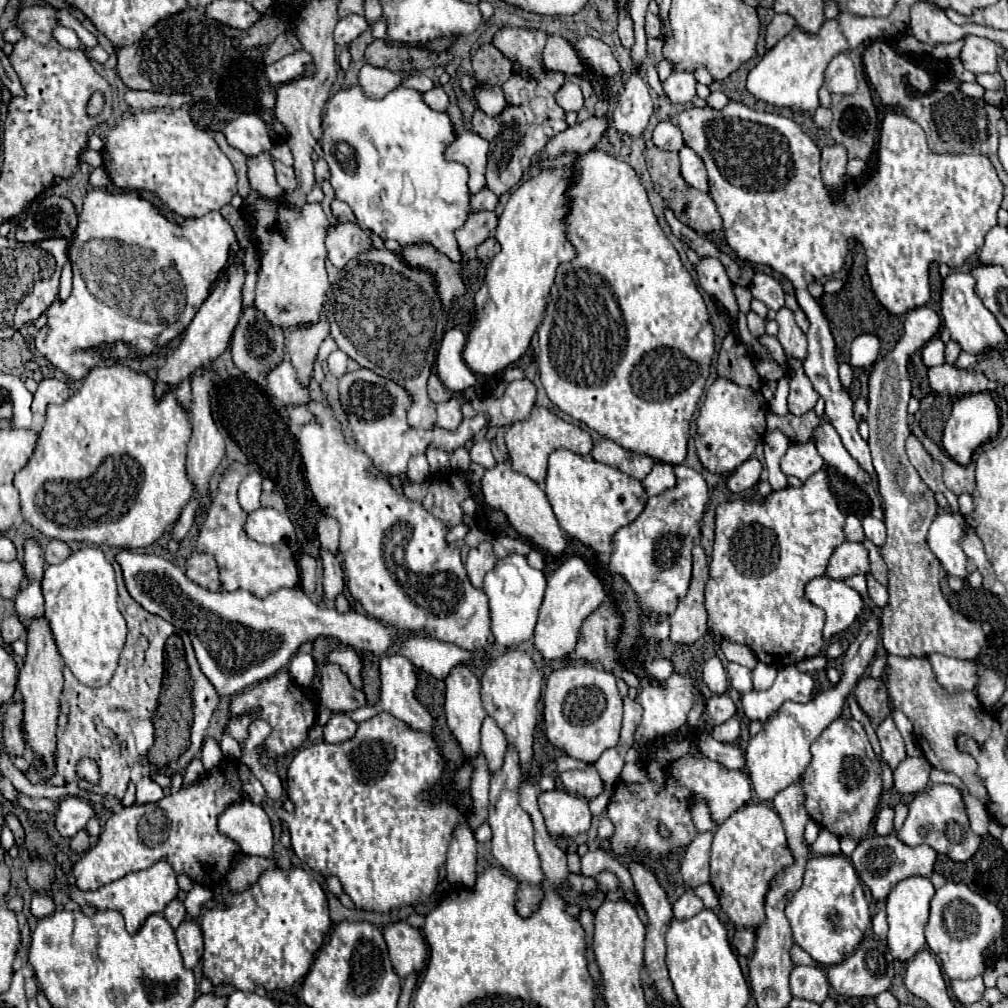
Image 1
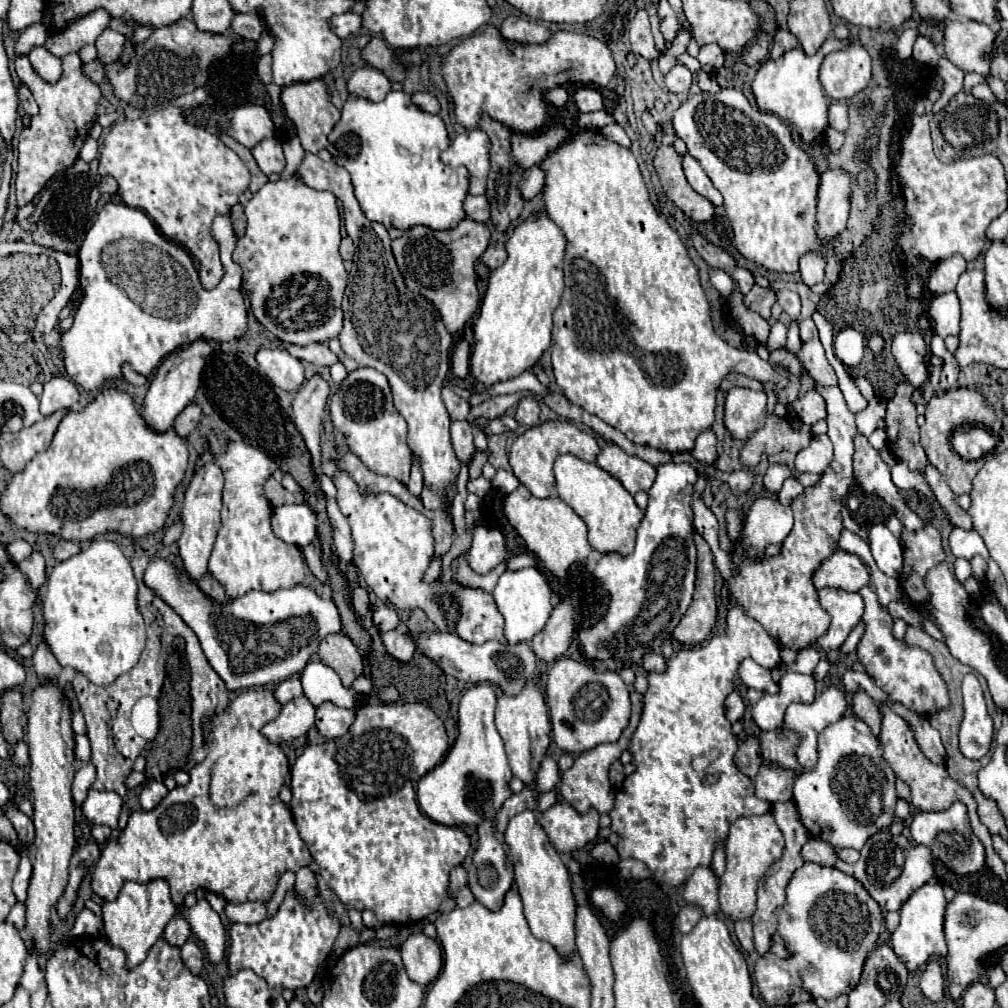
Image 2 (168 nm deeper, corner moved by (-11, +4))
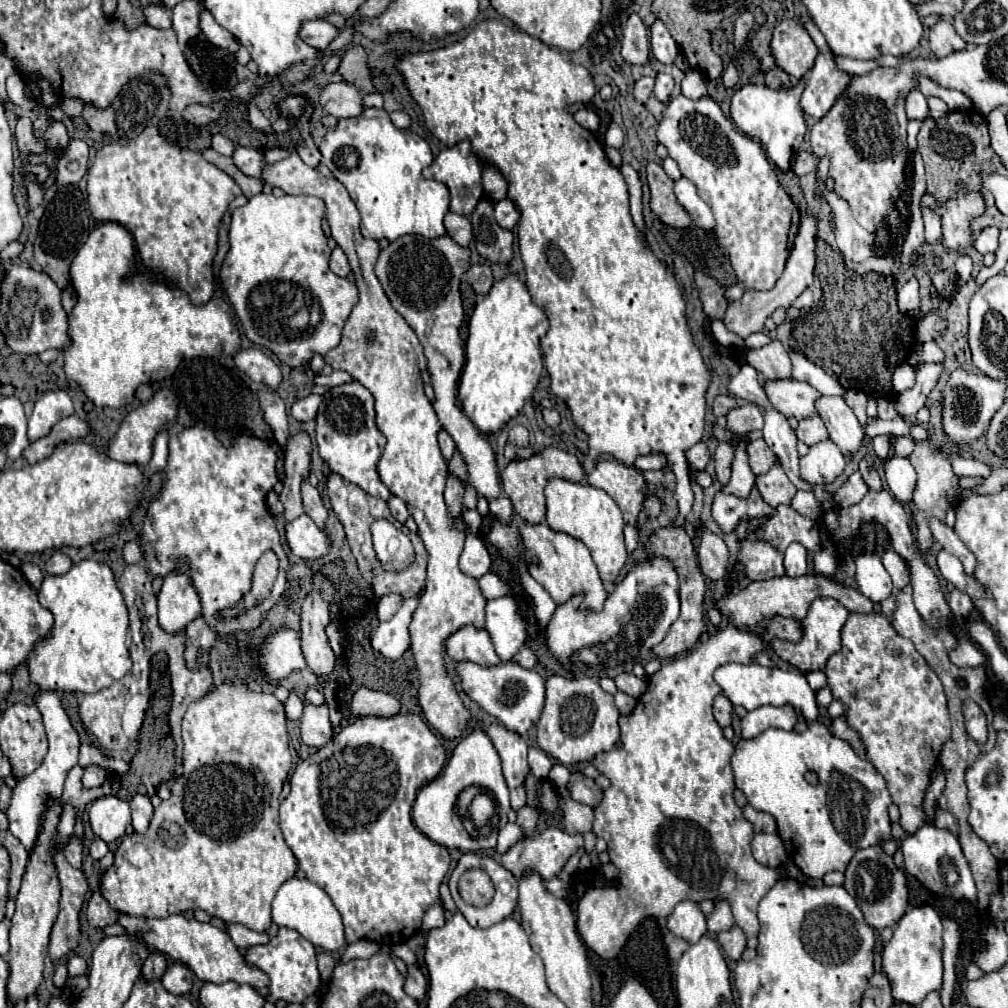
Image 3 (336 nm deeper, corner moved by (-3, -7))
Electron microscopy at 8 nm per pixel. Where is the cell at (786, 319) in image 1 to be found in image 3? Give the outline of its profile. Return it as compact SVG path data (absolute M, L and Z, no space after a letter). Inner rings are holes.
M820 397L816 409L826 423L830 439L840 447L842 455L854 455L862 447L864 429L842 397Z

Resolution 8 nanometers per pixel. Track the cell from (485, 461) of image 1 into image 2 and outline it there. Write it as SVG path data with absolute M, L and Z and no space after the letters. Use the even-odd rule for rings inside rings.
M498 470L494 480L492 480L494 488L500 488L502 492L512 492L518 488L518 478L512 474L512 472L506 472L506 470Z

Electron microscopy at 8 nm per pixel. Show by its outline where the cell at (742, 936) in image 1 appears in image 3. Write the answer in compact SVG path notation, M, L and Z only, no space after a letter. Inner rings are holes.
M732 927L728 931L718 933L718 943L722 945L724 953L730 959L738 961L740 955L742 955L742 951L746 949L746 935L744 935L744 931L740 931L740 927Z

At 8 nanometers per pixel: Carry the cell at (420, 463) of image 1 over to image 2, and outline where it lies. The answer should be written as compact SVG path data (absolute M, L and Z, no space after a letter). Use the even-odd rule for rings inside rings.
M414 460L414 464L412 464L412 476L410 476L410 482L408 482L408 490L412 494L420 496L422 484L424 484L424 478L422 478L422 472L420 472L420 460Z

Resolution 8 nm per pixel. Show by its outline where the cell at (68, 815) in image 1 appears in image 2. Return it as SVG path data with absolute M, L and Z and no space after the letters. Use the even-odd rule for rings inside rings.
M88 790L88 796L82 804L82 816L90 826L94 824L106 824L110 828L116 828L118 816L122 808L122 798L116 792L106 790Z

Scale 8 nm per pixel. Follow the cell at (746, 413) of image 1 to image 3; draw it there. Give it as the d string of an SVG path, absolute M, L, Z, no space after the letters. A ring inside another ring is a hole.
M746 403L744 407L732 409L726 415L726 419L728 419L728 427L730 427L732 433L746 433L746 431L762 429L762 425L764 425L762 411L754 403Z

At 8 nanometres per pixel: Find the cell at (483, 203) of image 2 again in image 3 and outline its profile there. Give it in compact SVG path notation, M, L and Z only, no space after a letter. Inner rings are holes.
M448 213L444 217L444 227L446 227L446 235L452 237L458 245L468 247L468 243L472 241L472 225L466 217L456 215L456 213Z

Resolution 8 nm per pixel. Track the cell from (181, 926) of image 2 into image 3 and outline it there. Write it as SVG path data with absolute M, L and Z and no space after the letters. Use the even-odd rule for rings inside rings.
M152 953L144 965L142 965L142 973L140 973L140 979L142 981L160 981L162 975L166 971L166 959L162 953Z

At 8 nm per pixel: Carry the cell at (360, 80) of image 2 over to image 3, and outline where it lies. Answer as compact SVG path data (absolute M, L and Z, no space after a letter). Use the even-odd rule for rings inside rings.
M346 81L328 83L326 87L322 87L318 105L336 119L358 117L364 111L362 95L356 91L354 85L348 85Z

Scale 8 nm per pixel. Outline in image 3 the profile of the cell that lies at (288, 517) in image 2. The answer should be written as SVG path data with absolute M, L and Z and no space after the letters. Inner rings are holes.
M300 515L286 525L286 541L292 555L308 561L320 559L332 549L326 529L320 529L308 515Z

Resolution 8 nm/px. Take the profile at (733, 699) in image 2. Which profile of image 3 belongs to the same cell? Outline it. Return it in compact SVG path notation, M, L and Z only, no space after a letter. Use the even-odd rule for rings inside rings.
M716 695L714 699L714 719L720 727L728 727L732 721L732 703L724 695Z

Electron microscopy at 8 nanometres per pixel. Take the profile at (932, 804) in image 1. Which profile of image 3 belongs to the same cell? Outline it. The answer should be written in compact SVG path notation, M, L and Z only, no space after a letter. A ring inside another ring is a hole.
M924 825L914 835L902 839L902 853L904 853L904 871L910 877L918 879L928 891L958 901L968 901L968 903L976 901L976 885L954 833L938 829L934 825Z

